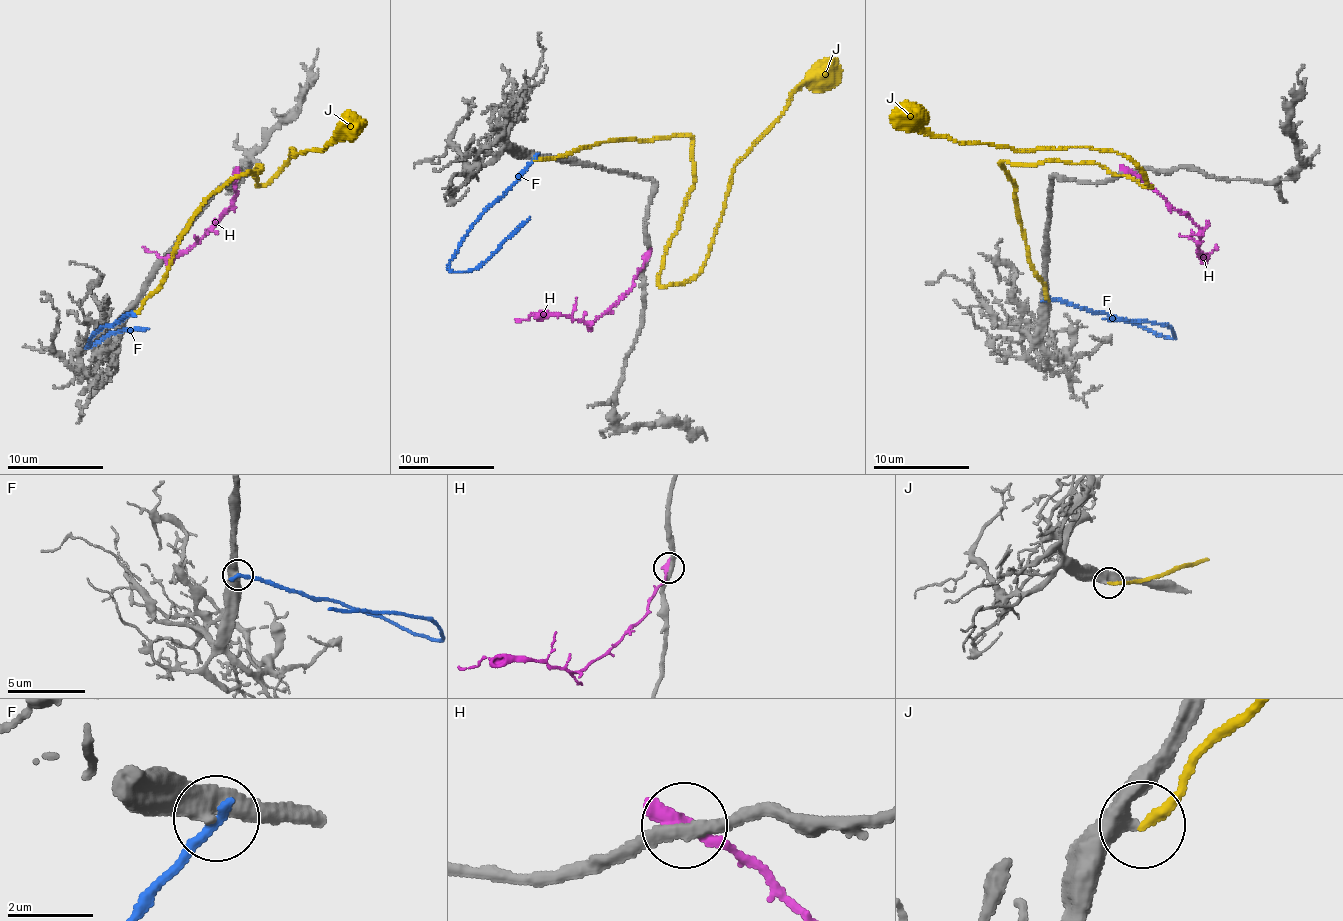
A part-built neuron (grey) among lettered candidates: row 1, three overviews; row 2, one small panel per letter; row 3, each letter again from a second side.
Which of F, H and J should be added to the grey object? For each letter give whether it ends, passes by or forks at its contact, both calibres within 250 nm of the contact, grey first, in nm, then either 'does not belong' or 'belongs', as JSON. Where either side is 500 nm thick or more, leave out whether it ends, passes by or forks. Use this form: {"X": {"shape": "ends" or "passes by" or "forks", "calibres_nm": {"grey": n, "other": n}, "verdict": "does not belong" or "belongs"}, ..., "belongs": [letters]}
{"F": {"shape": "ends", "calibres_nm": {"grey": 440, "other": 280}, "verdict": "does not belong"}, "H": {"shape": "ends", "calibres_nm": {"grey": 280, "other": 460}, "verdict": "does not belong"}, "J": {"shape": "ends", "calibres_nm": {"grey": 440, "other": 220}, "verdict": "belongs"}, "belongs": ["J"]}

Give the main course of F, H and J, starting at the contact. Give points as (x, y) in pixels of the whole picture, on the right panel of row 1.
F: (1047, 298), (1110, 313), (1171, 338), (1174, 334), (1164, 326), (1102, 319)
H: (1130, 172), (1198, 225), (1200, 251), (1206, 255), (1216, 244)
J: (1047, 301), (1004, 161), (1099, 164), (1150, 185), (1145, 172), (1114, 152), (1085, 147), (959, 144), (900, 114)

